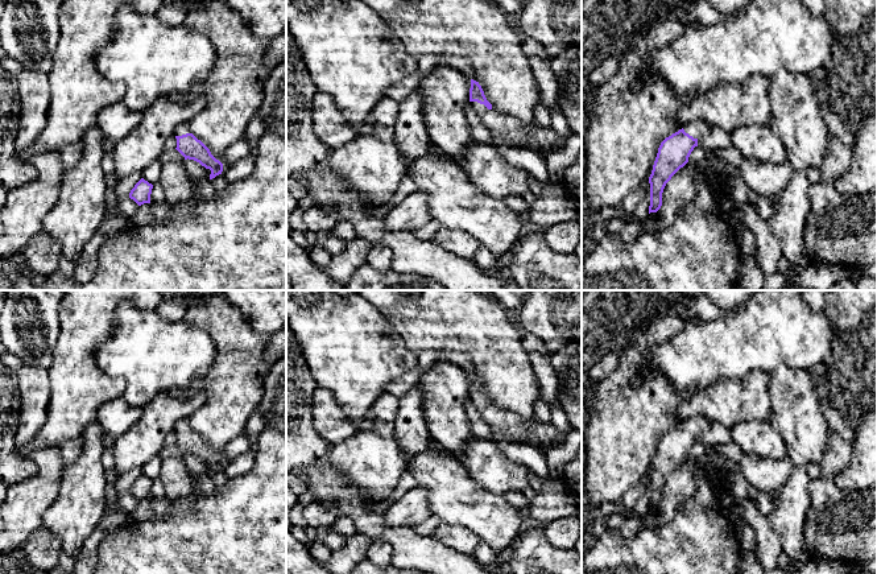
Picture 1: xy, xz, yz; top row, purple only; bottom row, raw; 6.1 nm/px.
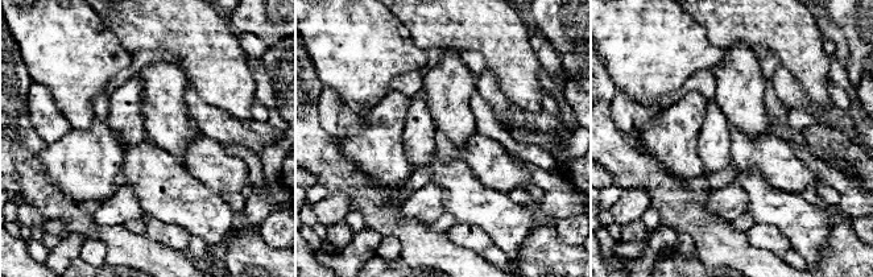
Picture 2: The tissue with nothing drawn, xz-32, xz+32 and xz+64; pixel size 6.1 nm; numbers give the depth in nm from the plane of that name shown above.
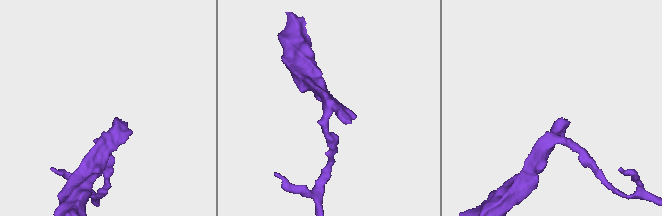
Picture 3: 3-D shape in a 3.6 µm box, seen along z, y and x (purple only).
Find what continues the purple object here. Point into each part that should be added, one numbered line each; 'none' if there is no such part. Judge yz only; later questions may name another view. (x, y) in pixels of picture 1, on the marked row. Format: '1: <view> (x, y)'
1: yz (696, 129)

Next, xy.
1: xy (183, 128)

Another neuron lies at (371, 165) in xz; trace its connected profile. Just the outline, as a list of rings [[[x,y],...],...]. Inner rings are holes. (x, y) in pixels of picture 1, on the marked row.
[[[385,96],[369,116],[371,133],[357,133],[349,143],[334,148],[328,164],[348,187],[349,195],[371,207],[389,206],[409,169],[397,148],[398,102]]]

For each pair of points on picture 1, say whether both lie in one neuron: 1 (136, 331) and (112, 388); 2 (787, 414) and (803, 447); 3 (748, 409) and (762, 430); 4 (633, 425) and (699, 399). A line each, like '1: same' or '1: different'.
1: different
2: same
3: different
4: different

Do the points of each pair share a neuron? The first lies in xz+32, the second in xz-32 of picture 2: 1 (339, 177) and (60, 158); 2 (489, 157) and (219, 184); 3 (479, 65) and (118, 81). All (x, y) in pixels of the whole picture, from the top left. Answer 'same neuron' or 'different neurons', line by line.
1: different neurons
2: same neuron
3: same neuron

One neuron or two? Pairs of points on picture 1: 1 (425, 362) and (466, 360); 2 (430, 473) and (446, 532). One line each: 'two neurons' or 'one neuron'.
1: one neuron
2: two neurons

